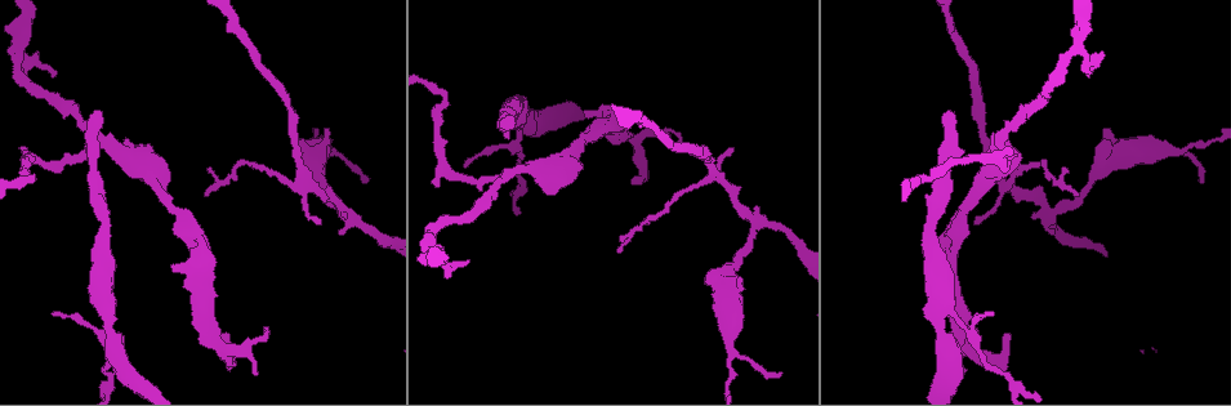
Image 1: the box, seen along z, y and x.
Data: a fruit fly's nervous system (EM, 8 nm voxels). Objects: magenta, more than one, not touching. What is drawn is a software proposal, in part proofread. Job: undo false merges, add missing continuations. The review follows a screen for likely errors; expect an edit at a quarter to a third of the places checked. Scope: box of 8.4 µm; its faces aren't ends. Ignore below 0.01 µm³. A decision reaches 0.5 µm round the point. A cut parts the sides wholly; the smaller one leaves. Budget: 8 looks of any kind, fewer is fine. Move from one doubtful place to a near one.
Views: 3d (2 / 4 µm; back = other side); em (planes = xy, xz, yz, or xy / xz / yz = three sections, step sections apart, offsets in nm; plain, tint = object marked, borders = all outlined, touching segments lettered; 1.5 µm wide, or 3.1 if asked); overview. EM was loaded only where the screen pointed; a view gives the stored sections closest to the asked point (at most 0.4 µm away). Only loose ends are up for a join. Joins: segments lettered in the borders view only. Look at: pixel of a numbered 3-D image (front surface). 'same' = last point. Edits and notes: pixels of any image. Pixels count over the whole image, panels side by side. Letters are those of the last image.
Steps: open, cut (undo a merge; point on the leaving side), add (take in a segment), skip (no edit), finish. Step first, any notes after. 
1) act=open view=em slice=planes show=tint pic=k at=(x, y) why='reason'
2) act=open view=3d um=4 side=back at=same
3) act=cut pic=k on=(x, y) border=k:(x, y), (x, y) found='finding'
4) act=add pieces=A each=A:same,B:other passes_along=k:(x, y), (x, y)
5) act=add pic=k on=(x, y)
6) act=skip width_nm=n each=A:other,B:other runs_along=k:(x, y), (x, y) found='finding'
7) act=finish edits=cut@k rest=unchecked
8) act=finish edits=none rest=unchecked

act=open view=em slice=planes show=tint pic=1 at=(943, 117) why='long arm stops here'

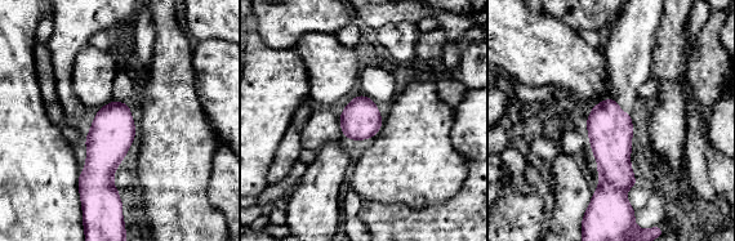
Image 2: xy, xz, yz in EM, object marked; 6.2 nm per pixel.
act=open view=em slice=planes show=borders at=same why='what lies round it'

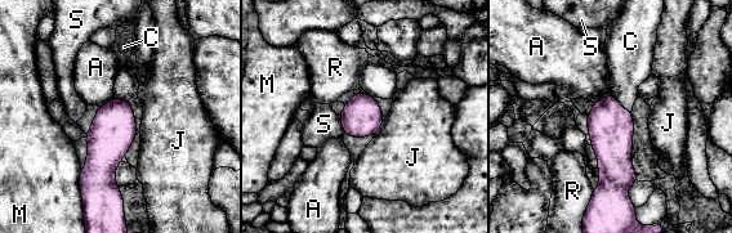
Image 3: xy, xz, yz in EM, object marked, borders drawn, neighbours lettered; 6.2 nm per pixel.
act=add pic=3 on=(629, 66) longest_contact=M:180nm each=A:other,C:same,J:other,M:other,R:other,S:other found='it goes on there'

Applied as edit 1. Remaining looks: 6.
act=open view=3d um=4 pic=1 at=(1051, 215) why='three-way junction'

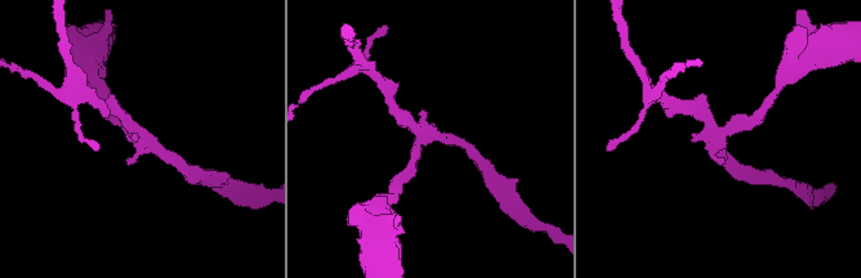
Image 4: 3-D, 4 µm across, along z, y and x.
act=open view=em slice=planes show=borders pic=4 at=(715, 134) why='now the EM'

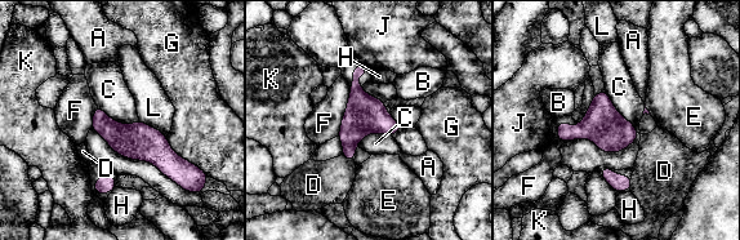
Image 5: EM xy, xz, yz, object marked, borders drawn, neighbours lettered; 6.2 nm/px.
act=skip each=A:other,B:other,C:other,D:other,E:other,F:other,G:other,H:other,J:other,K:other,L:other arms=3 runs_along=5:(98, 111), (179, 173) found='one cell here'

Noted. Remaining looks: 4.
act=open view=em slice=planes show=borders pic=1 at=(965, 371) why='branch stops here'

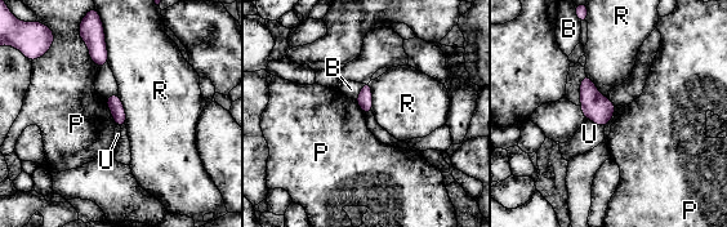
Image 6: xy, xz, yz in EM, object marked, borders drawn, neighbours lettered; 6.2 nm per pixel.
act=skip each=B:other,P:other,R:other,U:other border=6:(79, 34), (98, 67) found='none of them fits'

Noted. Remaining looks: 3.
act=finish edits=add@3 rest=unchecked

